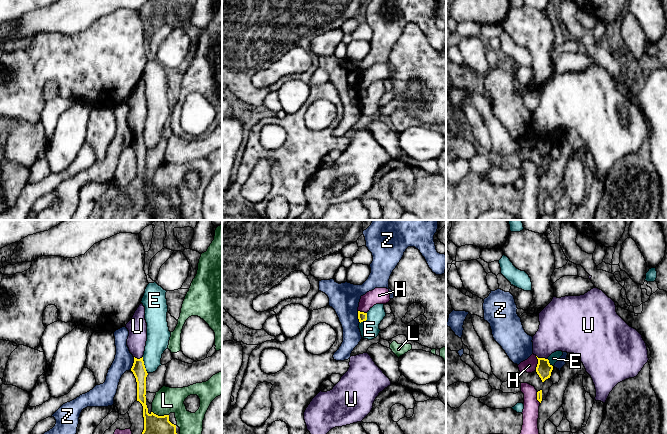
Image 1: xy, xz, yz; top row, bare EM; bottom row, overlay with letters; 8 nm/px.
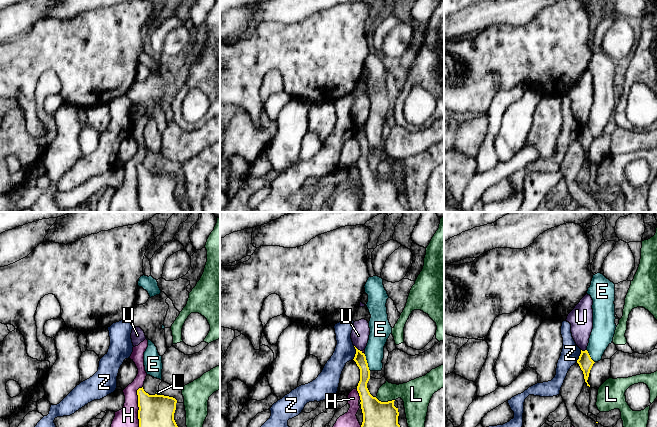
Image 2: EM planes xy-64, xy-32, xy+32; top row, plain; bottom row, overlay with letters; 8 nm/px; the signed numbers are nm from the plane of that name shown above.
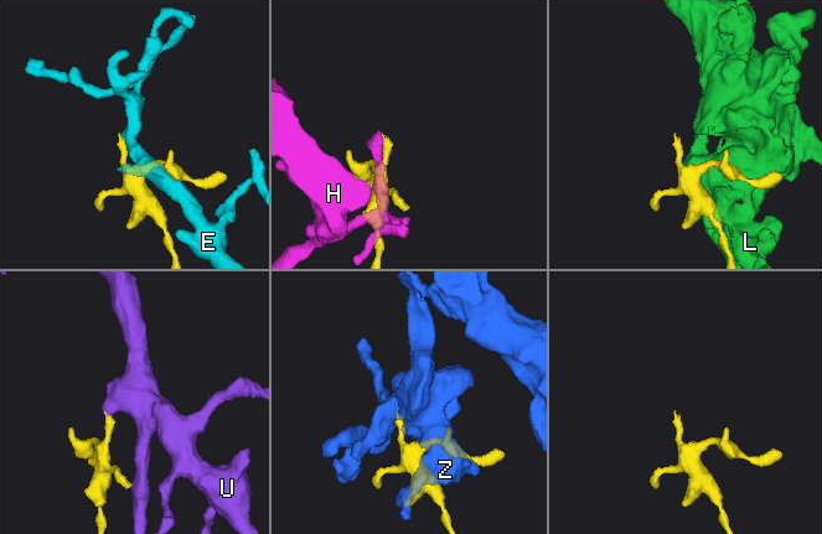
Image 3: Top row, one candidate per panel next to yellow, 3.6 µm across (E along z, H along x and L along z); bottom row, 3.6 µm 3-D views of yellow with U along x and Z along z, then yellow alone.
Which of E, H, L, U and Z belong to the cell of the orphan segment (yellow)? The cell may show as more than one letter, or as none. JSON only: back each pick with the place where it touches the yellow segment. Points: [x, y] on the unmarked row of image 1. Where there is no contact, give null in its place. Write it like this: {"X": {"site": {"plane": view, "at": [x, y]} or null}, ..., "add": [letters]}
{"U": {"site": {"plane": "yz", "at": [542, 134]}}, "add": ["U"]}

